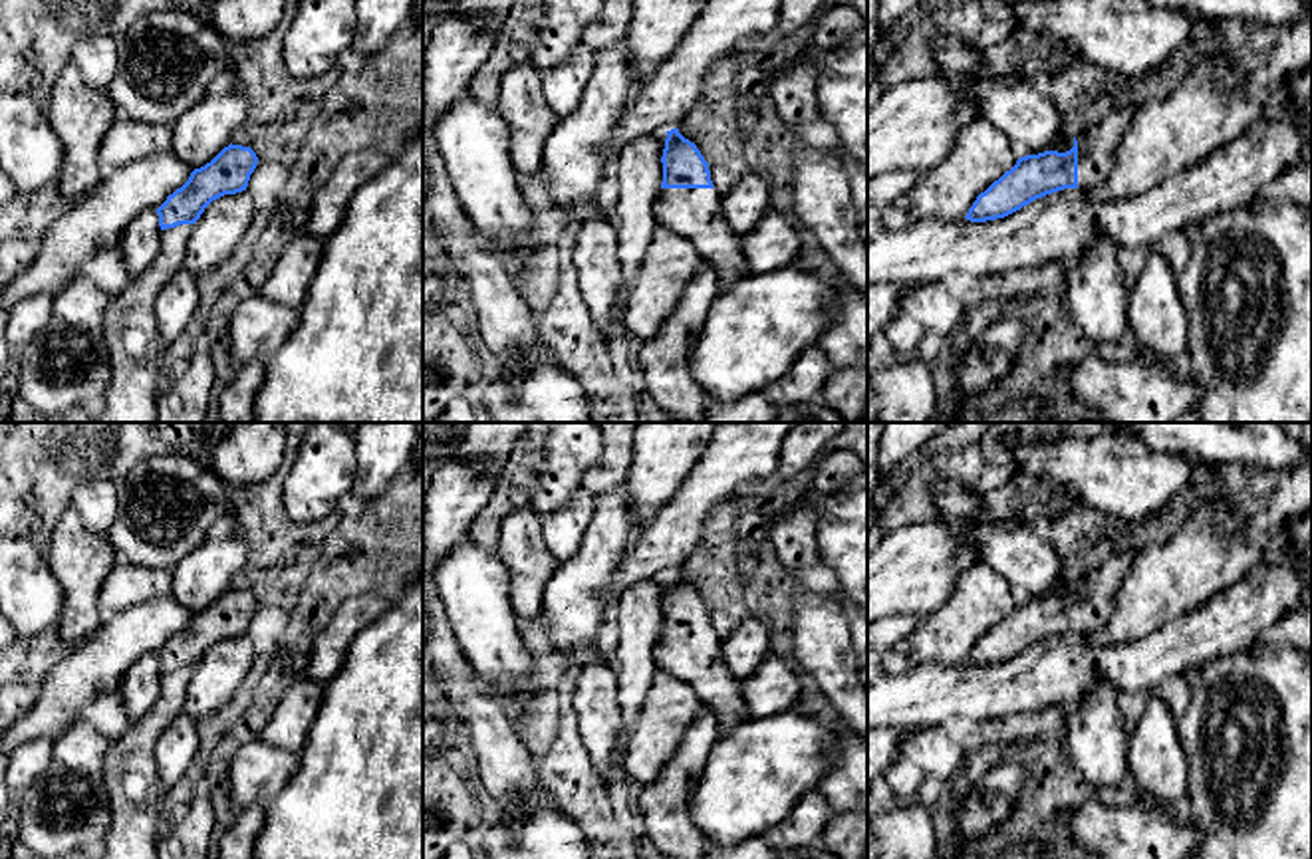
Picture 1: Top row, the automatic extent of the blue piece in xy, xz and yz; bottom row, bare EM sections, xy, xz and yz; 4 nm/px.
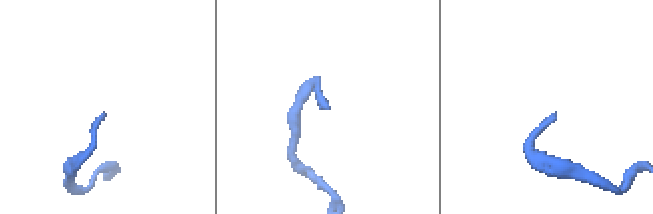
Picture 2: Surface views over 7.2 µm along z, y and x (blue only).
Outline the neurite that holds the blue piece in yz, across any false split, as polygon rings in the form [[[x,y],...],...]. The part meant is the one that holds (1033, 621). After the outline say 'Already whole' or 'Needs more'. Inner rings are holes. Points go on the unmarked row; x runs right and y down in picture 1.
[[[1131,552],[1108,557],[1074,581],[1074,591],[1066,597],[1044,595],[1020,601],[1010,615],[977,641],[965,663],[971,667],[996,665],[1064,633],[1090,637],[1102,631],[1114,615],[1133,557]]]. Needs more

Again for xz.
[[[679,573],[667,575],[663,627],[653,649],[657,671],[687,682],[713,708],[721,734],[744,720],[740,680],[726,669],[709,607]]]. Needs more

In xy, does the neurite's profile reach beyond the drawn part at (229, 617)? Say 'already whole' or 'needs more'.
already whole

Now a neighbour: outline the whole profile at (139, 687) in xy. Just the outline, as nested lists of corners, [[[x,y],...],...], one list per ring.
[[[157,655],[137,659],[119,682],[119,692],[131,722],[141,720],[159,700],[161,671]]]

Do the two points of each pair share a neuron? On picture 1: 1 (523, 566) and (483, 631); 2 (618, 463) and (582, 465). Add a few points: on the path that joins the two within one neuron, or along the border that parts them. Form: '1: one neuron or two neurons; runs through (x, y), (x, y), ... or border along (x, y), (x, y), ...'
1: two neurons; border along (493, 554), (507, 572), (509, 606), (521, 625)
2: two neurons; border along (604, 443), (602, 455), (580, 487)

